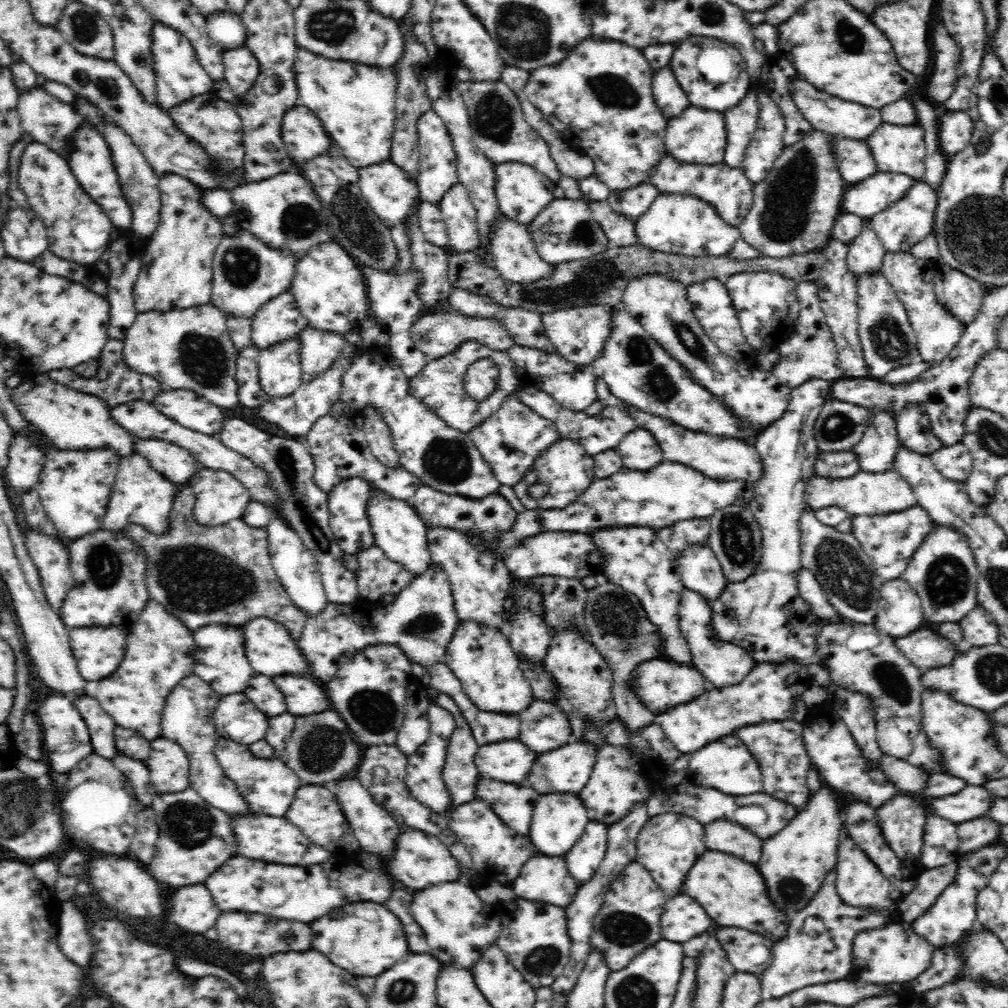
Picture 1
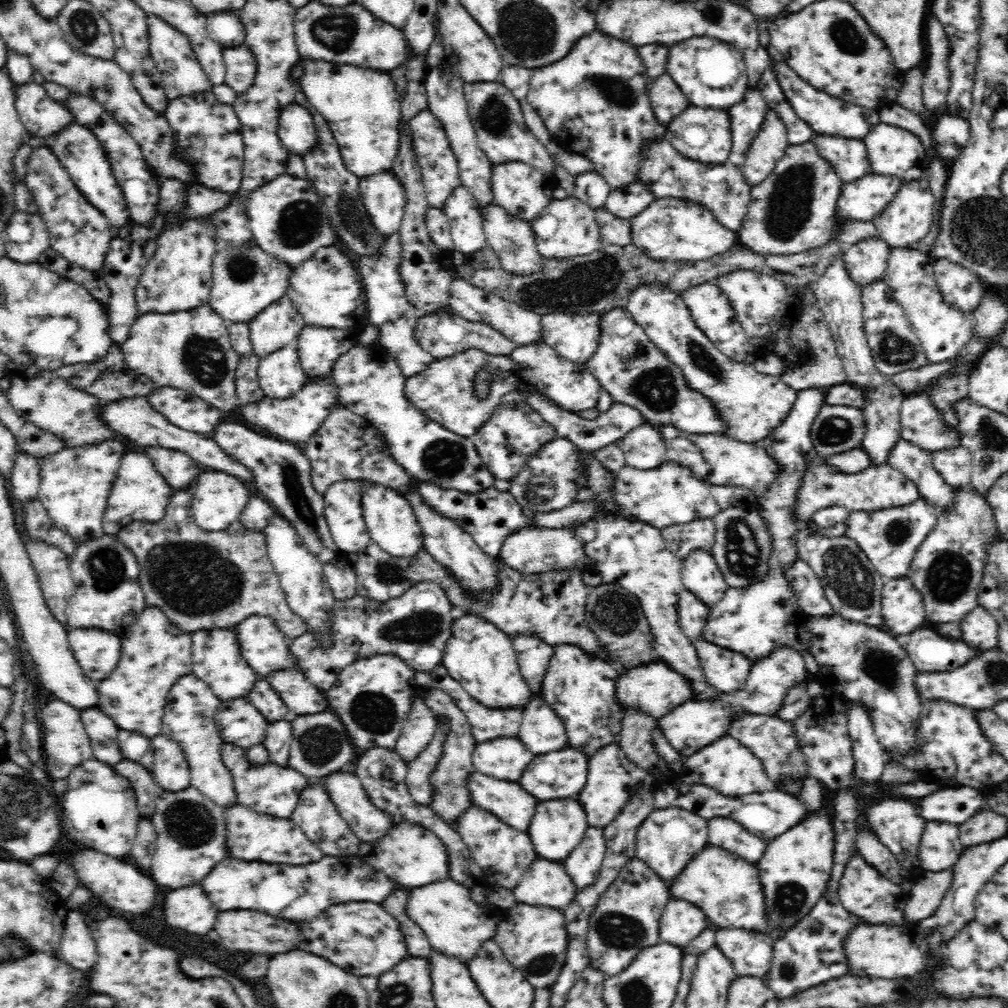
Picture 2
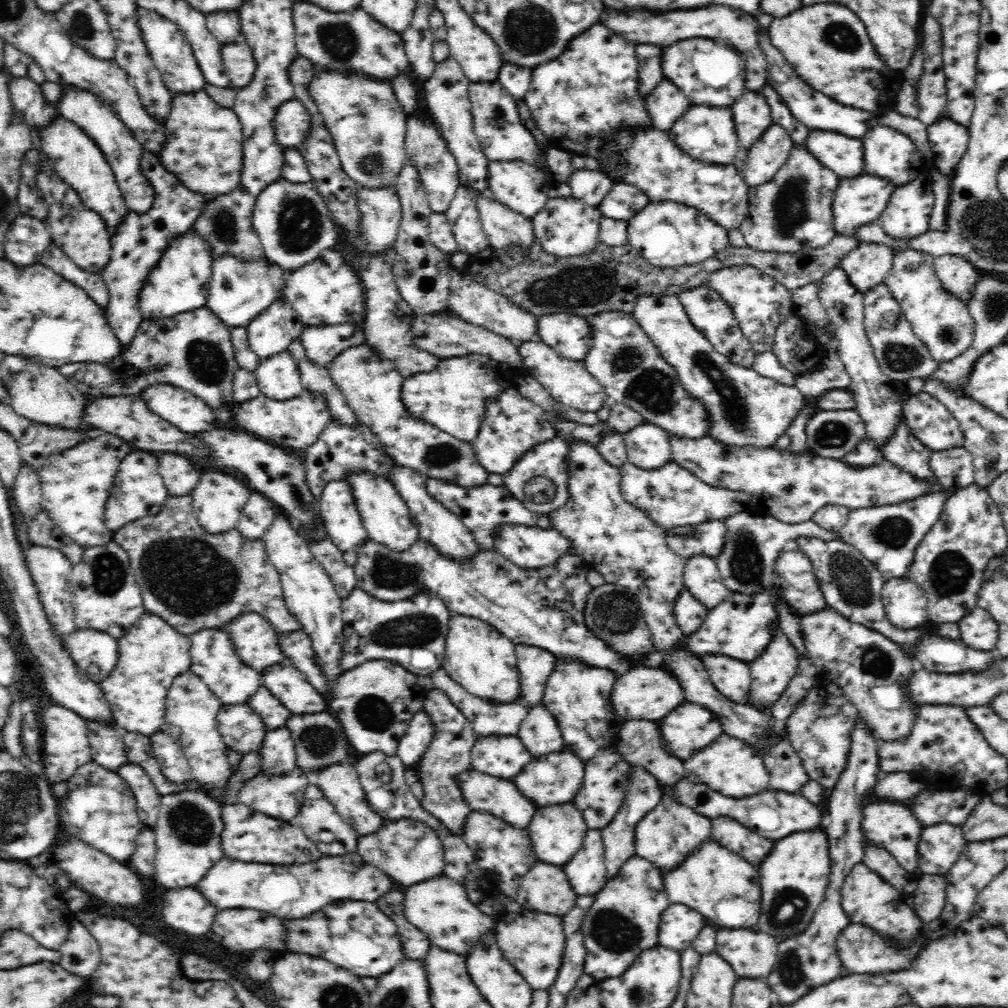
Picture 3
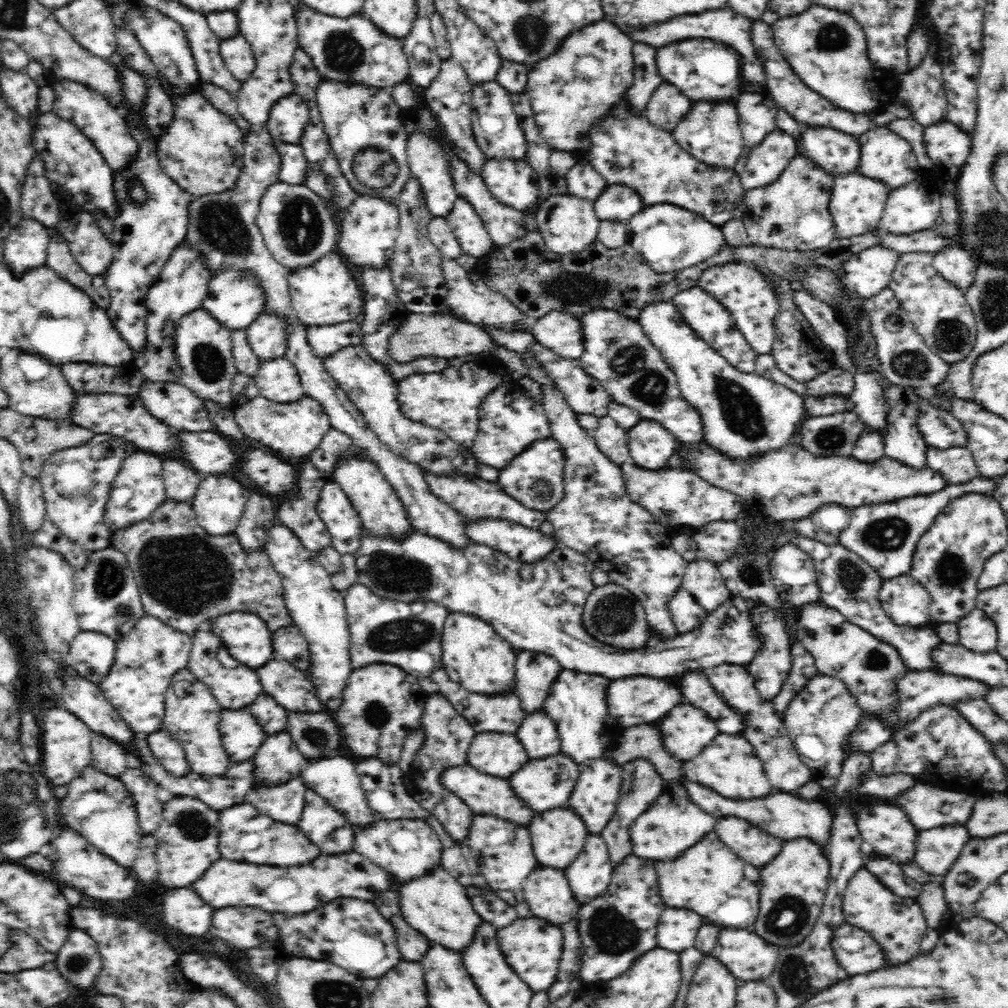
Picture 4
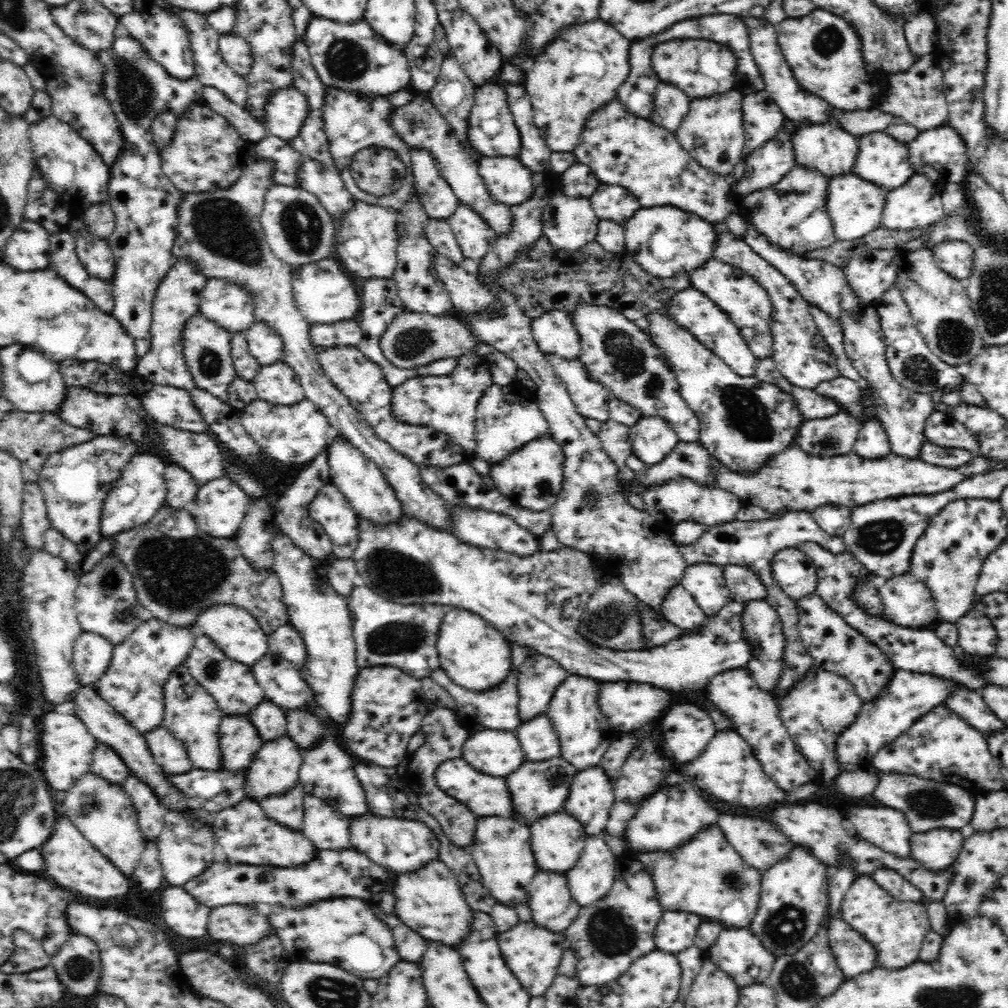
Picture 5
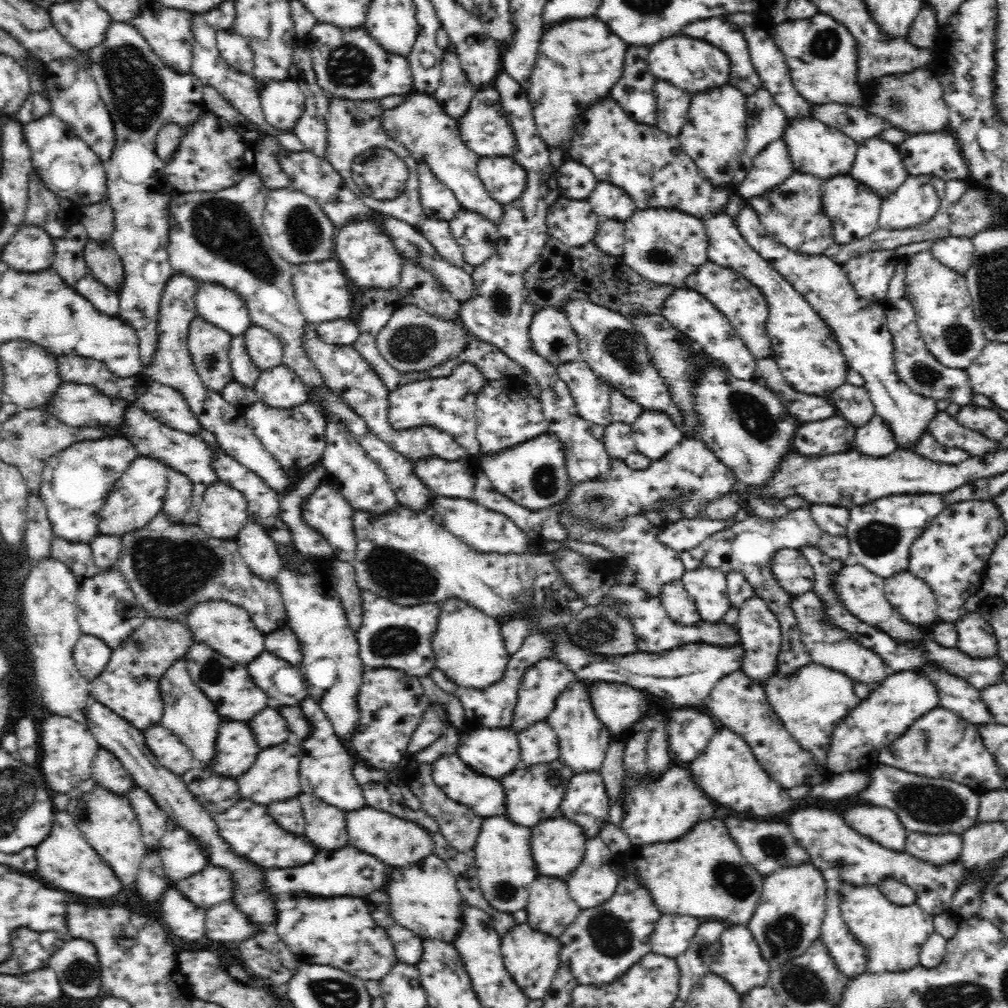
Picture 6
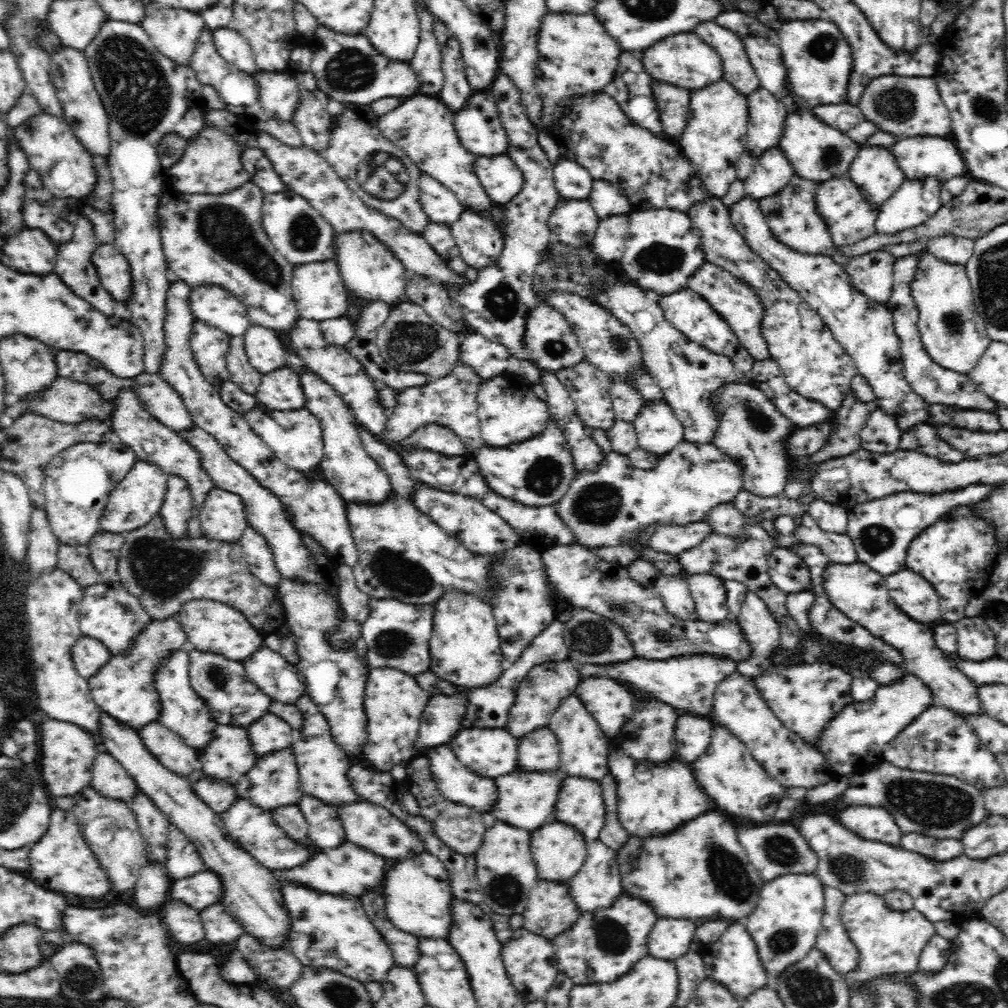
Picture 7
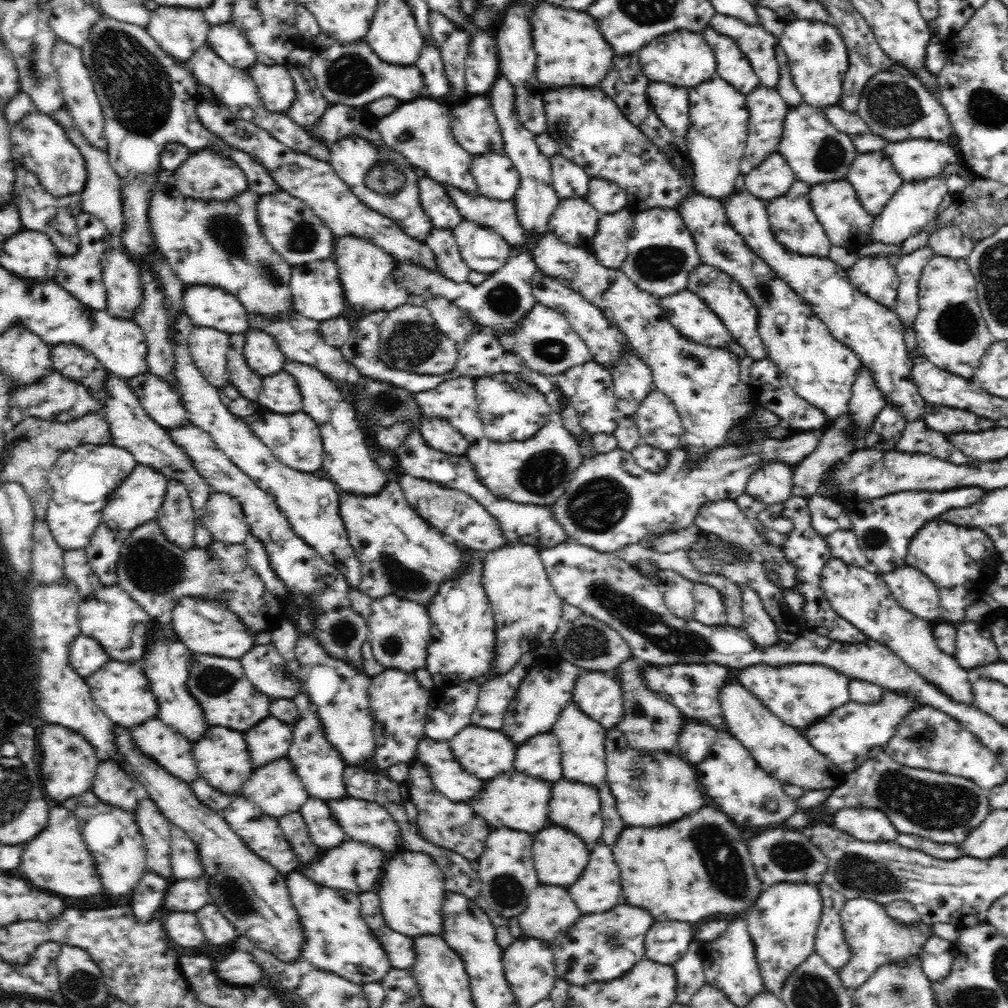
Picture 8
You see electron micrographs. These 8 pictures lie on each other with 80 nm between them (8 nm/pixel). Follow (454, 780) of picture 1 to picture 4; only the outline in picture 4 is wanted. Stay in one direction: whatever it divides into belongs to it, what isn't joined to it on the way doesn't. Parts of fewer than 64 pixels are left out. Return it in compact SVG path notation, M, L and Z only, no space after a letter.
M441 693L429 695L425 702L419 729L423 732L422 749L416 752L407 777L411 780L414 797L434 818L437 818L446 832L455 841L463 841L470 832L474 813L458 796L450 793L440 782L445 768L467 763L467 752L477 734L472 725L452 706Z

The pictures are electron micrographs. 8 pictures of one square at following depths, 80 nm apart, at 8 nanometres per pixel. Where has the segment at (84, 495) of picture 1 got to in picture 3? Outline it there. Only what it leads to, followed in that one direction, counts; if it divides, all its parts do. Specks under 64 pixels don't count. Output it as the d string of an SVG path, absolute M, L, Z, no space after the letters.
M106 432L94 438L51 454L38 470L43 492L42 506L56 529L76 544L85 547L104 546L113 540L105 525L105 506L110 496L122 459L134 450L127 440Z

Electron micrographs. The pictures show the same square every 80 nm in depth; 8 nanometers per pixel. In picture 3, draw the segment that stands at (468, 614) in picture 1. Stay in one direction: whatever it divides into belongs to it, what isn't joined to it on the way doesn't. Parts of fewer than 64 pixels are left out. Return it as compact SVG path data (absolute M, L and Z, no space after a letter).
M391 457L390 466L388 479L396 487L402 500L408 505L408 511L410 511L410 517L412 517L412 521L414 521L414 525L418 530L419 538L429 542L441 554L452 560L466 560L466 558L470 558L480 547L479 544L470 529L462 524L456 514L428 494L426 490L427 477L416 472L413 468L398 464Z

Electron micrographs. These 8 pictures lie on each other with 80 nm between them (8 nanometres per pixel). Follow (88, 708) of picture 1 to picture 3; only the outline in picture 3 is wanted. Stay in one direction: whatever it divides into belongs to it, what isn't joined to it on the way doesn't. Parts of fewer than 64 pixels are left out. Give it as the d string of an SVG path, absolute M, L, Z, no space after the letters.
M88 722L93 762L104 769L117 773L118 768L128 764L124 738L128 734L122 728L110 727L104 723Z

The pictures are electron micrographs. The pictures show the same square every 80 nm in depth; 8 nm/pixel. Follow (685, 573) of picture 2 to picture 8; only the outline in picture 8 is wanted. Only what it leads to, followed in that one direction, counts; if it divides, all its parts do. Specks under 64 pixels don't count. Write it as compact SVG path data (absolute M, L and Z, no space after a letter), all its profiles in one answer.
M706 581L694 583L695 608L694 616L698 622L706 626L724 626L727 616L720 593Z

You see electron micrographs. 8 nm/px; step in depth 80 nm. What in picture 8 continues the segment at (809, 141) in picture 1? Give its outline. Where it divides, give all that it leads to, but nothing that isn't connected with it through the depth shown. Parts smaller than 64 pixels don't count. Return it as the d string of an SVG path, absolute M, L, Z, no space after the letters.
M796 180L786 194L767 202L770 228L776 240L790 253L805 257L826 258L829 256L832 244L812 210L810 197L808 197L809 192L810 185Z

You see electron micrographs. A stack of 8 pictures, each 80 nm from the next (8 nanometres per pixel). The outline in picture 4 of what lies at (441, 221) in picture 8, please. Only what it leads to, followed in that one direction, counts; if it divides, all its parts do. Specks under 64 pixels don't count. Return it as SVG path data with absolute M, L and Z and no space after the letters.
M414 133L407 140L407 157L408 166L411 174L418 181L420 190L424 195L424 202L428 211L433 217L447 218L454 206L454 201L458 198L458 193L452 183L452 177L448 173L448 161L446 161L446 153L442 151L442 147L424 133Z

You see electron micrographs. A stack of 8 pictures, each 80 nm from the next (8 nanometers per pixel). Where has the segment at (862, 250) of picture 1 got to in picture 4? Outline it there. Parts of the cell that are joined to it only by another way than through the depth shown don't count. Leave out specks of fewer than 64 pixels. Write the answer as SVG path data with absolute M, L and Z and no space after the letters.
M882 245L852 254L841 271L844 285L862 300L872 301L881 291L888 290L898 262L900 254Z

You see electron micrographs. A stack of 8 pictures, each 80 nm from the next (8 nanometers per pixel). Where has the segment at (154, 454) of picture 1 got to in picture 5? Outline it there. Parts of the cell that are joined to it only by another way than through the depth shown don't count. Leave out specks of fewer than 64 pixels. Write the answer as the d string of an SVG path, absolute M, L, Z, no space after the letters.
M167 464L164 478L166 479L165 504L172 511L179 511L195 500L197 495L198 481L178 465Z

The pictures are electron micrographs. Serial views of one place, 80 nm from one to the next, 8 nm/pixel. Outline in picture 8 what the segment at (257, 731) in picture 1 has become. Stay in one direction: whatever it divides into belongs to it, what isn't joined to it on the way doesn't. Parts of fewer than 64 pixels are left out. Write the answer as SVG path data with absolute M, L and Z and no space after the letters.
M209 726L205 736L200 741L194 741L194 744L192 744L192 754L194 754L193 758L198 767L199 776L208 785L220 790L227 796L239 797L242 795L241 788L244 783L248 782L254 771L248 755L248 746L244 733Z

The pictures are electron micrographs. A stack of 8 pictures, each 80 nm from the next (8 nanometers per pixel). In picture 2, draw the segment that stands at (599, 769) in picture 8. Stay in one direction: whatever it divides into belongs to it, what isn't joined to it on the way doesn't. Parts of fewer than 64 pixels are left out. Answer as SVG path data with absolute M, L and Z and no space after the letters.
M554 647L540 696L563 722L568 747L580 750L588 758L604 746L619 740L623 717L623 711L616 702L616 681L619 675L619 669L611 662L588 655L578 647Z

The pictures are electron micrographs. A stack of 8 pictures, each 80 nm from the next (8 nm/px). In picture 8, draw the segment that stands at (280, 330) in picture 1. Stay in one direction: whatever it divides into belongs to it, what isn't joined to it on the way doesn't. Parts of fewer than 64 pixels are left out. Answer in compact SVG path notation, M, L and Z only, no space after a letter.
M250 329L245 333L243 353L248 367L262 378L286 369L288 363L276 339L262 330Z

